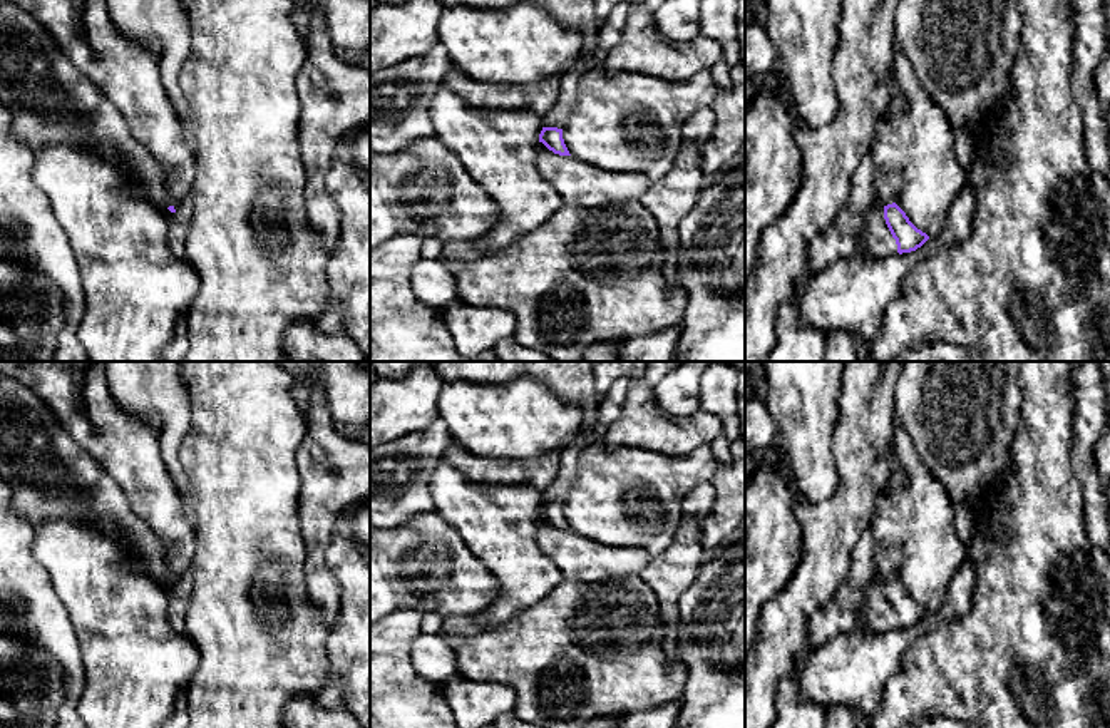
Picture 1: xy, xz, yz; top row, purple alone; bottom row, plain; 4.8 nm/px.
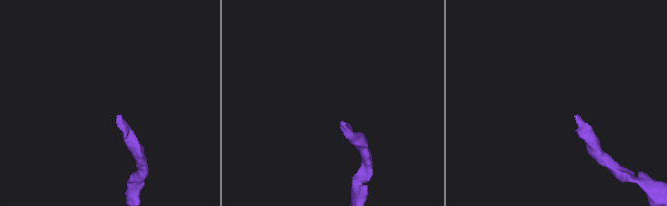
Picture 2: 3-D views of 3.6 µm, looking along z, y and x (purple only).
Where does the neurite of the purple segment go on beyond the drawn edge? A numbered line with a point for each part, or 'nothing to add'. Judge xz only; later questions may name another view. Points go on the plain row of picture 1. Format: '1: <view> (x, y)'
1: xz (571, 380)

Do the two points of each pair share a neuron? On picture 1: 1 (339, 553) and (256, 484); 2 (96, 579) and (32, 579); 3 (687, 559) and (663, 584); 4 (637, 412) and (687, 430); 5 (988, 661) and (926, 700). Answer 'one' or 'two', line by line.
1: two
2: two
3: one
4: one
5: one

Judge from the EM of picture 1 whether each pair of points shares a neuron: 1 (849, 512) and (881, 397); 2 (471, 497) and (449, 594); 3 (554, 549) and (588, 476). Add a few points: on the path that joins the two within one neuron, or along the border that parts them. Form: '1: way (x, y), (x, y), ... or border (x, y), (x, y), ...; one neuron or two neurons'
1: way (853, 484), (853, 424); one neuron
2: border (434, 511), (459, 534), (466, 548), (486, 568); two neurons
3: border (571, 529), (608, 546); two neurons

